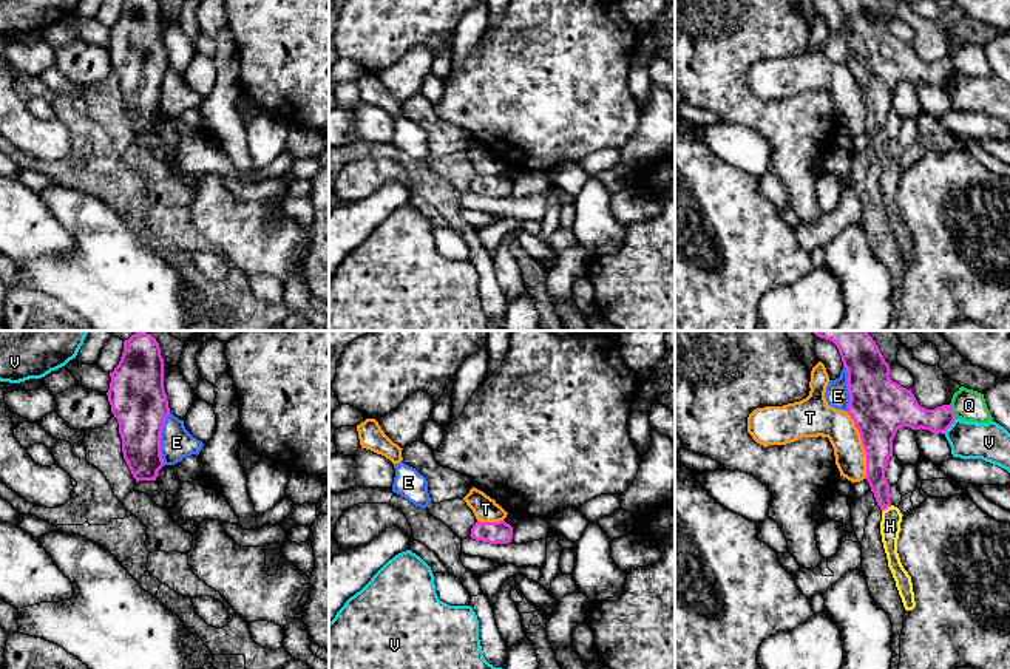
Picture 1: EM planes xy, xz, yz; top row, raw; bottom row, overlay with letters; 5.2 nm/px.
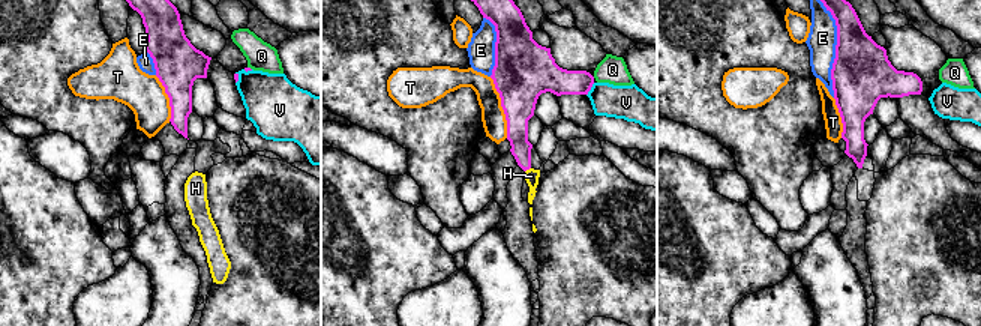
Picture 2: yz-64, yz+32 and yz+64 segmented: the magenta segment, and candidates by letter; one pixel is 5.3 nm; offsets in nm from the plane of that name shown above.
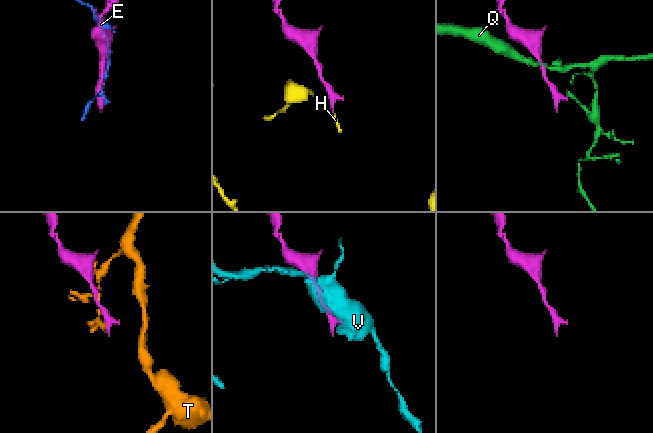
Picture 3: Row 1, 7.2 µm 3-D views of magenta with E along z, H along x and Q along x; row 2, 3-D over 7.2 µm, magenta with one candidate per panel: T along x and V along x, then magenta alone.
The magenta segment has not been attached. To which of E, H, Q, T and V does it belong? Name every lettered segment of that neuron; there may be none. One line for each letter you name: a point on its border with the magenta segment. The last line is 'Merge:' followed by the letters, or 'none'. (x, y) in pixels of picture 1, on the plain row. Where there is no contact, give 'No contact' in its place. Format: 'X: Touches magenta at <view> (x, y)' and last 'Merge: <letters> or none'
H: Touches magenta at yz (887, 161)
Merge: H

